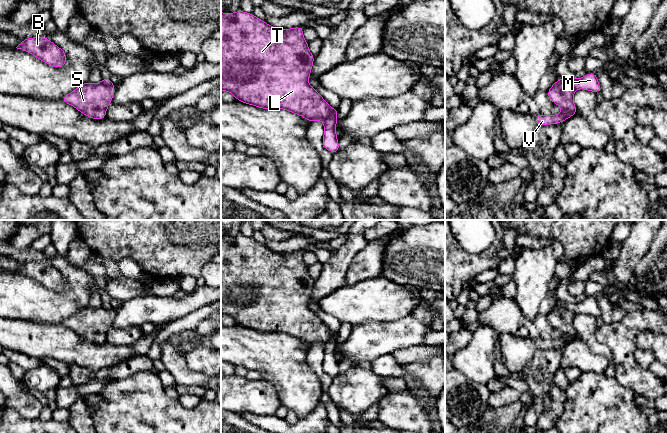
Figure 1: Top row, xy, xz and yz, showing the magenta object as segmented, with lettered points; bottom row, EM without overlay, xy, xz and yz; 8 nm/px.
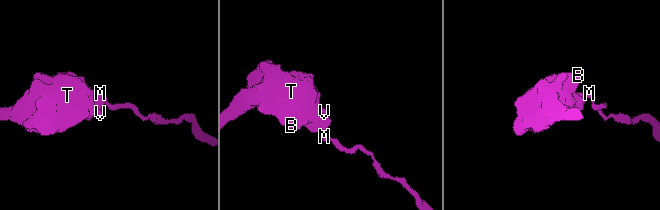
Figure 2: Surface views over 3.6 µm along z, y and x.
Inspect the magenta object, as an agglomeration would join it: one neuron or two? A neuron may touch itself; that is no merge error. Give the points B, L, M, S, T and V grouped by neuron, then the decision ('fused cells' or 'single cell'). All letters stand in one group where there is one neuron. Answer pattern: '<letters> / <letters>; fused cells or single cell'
B L S T V / M; fused cells

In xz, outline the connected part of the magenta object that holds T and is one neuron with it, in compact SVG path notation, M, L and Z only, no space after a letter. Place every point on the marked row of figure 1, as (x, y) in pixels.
M238 10L235 13L221 12L221 91L232 93L236 100L262 109L285 109L306 118L309 123L329 117L338 118L338 109L333 109L323 97L309 85L308 79L314 63L314 55L303 37L304 27L278 29L255 17L253 13Z

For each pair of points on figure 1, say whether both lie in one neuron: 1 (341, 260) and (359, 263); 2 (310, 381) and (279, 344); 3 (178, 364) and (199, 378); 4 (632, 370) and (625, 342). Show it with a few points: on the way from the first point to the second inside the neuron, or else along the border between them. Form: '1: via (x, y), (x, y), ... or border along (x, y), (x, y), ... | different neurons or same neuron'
1: border along (367, 245), (352, 259), (346, 273), (345, 284) | different neurons
2: via (301, 372), (282, 353) | same neuron
3: via (183, 369), (194, 378) | same neuron
4: via (625, 363), (624, 349) | same neuron

